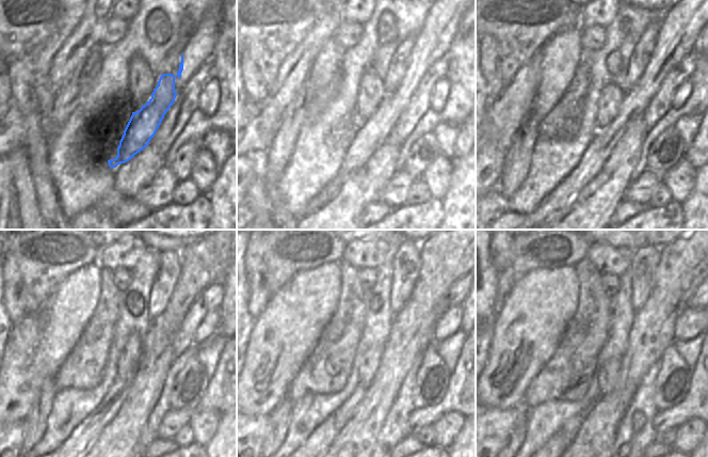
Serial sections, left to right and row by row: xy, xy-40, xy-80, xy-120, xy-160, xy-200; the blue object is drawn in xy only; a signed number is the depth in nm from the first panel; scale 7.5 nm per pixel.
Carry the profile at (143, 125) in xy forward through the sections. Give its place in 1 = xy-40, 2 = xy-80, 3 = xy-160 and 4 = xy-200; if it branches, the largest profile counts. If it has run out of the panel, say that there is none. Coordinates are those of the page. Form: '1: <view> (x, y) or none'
1: xy-40 (374, 132)
2: xy-80 (634, 103)
3: xy-160 (322, 438)
4: xy-200 (559, 443)

